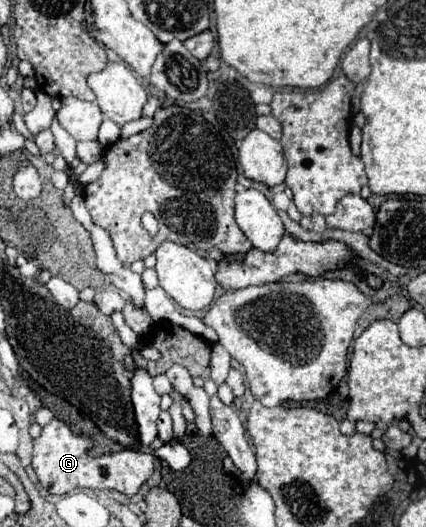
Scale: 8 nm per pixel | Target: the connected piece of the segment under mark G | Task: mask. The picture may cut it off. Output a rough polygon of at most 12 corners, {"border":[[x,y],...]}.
{"border":[[59,419],[33,441],[33,469],[53,495],[115,489],[129,497],[155,457],[93,457],[93,441]]}

